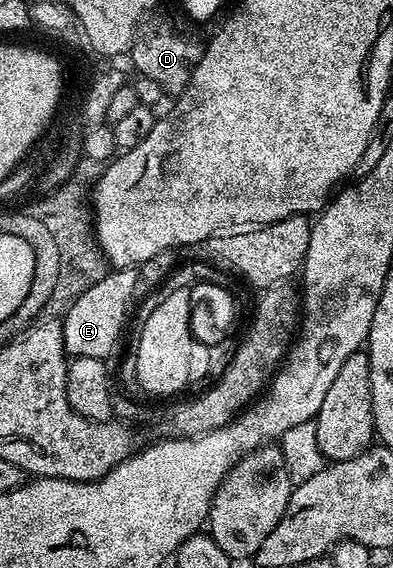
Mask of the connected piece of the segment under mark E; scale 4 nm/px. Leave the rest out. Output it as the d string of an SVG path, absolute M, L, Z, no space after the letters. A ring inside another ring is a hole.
M132 268L113 269L94 288L82 292L78 300L64 315L64 352L72 358L103 358L116 346L120 333L124 330L124 321L128 318L128 305L134 302L134 280L136 270Z

